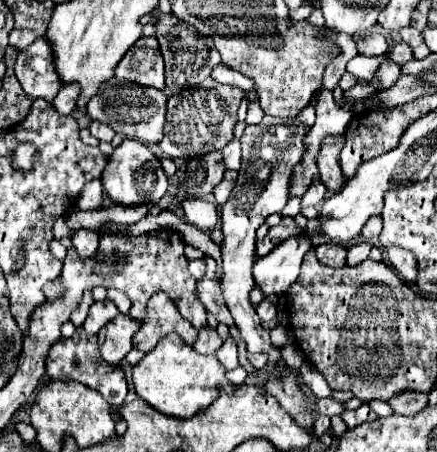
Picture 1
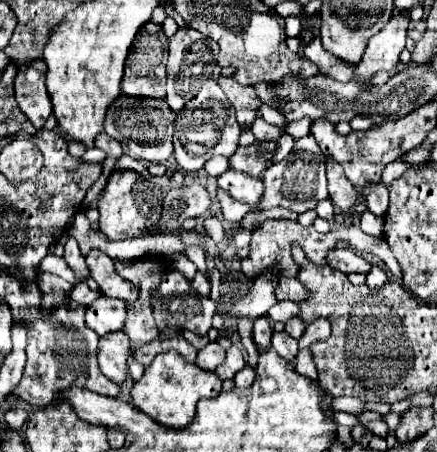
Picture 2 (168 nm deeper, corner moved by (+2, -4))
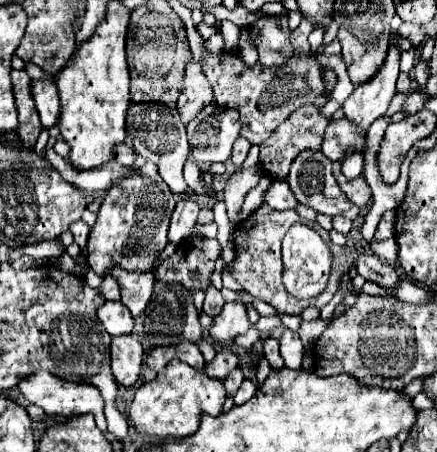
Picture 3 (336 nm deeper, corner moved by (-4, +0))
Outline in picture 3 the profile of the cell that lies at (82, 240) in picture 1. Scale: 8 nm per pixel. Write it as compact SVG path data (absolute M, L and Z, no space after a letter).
M116 267L116 271L110 271L110 275L118 279L122 291L122 303L130 309L130 313L134 317L144 313L144 307L150 301L154 287L152 273L132 273Z

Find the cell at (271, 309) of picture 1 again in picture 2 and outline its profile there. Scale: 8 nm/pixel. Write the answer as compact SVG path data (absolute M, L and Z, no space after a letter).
M266 315L258 317L254 321L254 331L252 331L252 339L260 345L260 347L270 347L270 337L272 337L272 327Z

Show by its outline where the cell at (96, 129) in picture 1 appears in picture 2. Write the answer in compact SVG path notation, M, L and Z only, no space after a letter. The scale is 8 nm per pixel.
M100 133L100 135L96 137L94 147L102 149L106 155L114 155L114 157L120 157L120 155L122 155L122 147L120 147L120 143L118 143L116 139L112 139L110 135L106 135L106 133Z

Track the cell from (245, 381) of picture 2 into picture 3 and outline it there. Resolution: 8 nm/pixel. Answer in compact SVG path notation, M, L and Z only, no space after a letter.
M246 379L246 381L242 383L242 387L238 389L238 393L234 395L234 405L242 405L242 403L246 403L248 399L252 399L254 393L256 393L256 385L254 385L250 379Z

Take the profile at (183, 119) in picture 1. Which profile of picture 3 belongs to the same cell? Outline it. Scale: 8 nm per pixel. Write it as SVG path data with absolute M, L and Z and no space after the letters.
M210 105L186 129L188 129L188 141L194 161L208 165L214 161L226 161L230 157L232 145L240 137L240 119L236 111L222 111L218 105Z

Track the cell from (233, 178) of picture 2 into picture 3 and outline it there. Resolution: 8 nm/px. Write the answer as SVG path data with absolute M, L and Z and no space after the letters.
M284 181L284 183L270 183L270 189L268 193L264 195L264 201L276 209L276 211L284 211L284 209L296 209L298 207L298 201L296 197L292 195L292 189L290 185Z

